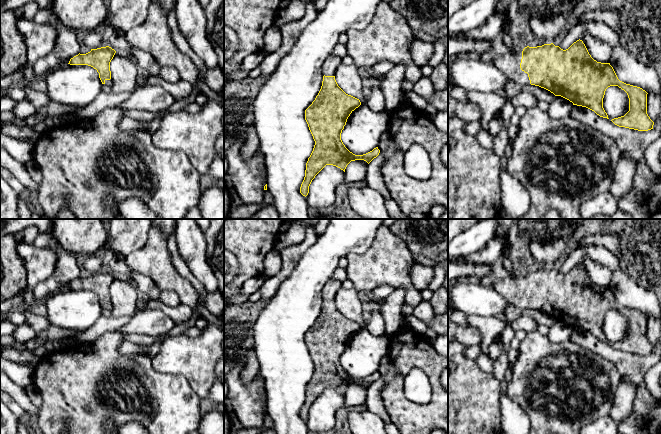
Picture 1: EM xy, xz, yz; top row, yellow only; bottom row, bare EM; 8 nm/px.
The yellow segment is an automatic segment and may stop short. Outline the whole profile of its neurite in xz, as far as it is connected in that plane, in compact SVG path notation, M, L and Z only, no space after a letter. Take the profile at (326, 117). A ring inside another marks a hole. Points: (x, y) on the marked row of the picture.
M332 53L325 59L321 89L305 110L305 120L315 141L300 187L300 193L305 197L312 180L326 165L336 166L345 172L351 161L364 160L369 164L380 153L376 147L366 154L355 155L341 140L348 117L361 105L359 99L346 94L335 80L336 70L341 63L342 58Z

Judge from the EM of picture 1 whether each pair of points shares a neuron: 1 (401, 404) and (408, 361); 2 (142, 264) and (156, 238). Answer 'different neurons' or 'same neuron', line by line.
1: same neuron
2: same neuron

